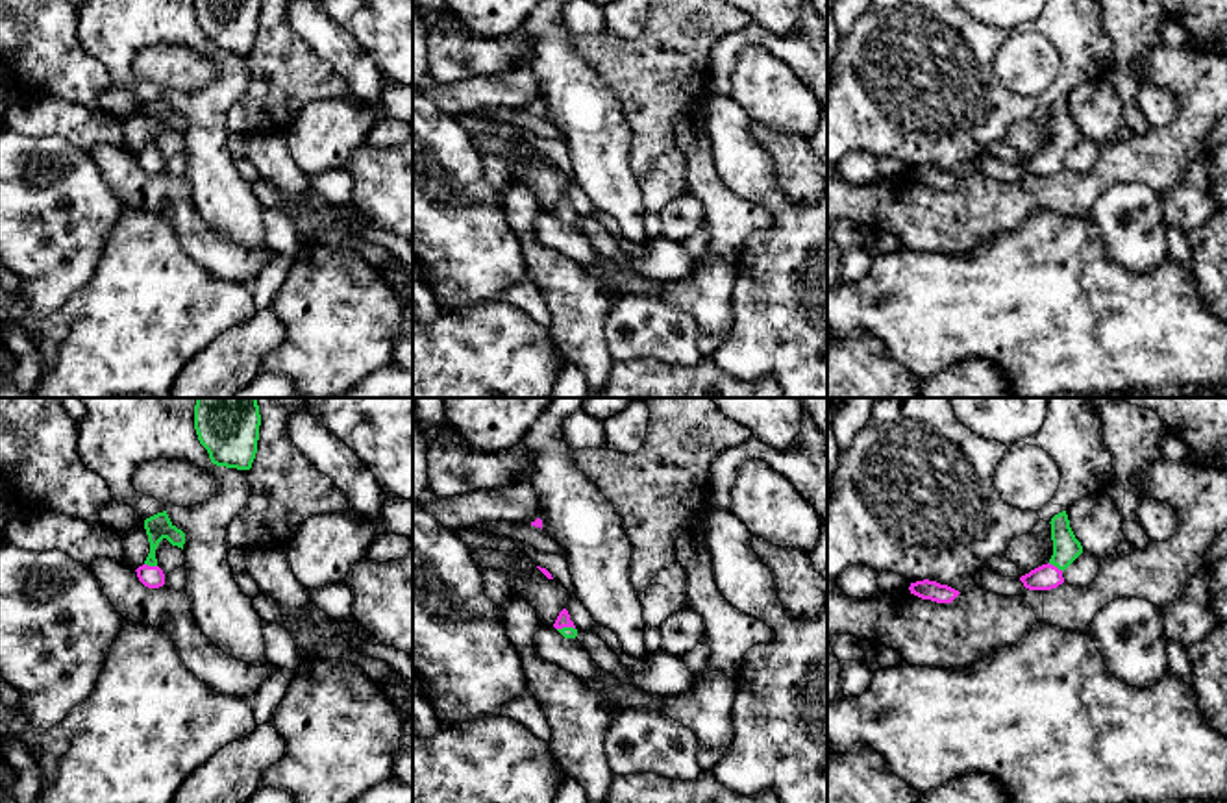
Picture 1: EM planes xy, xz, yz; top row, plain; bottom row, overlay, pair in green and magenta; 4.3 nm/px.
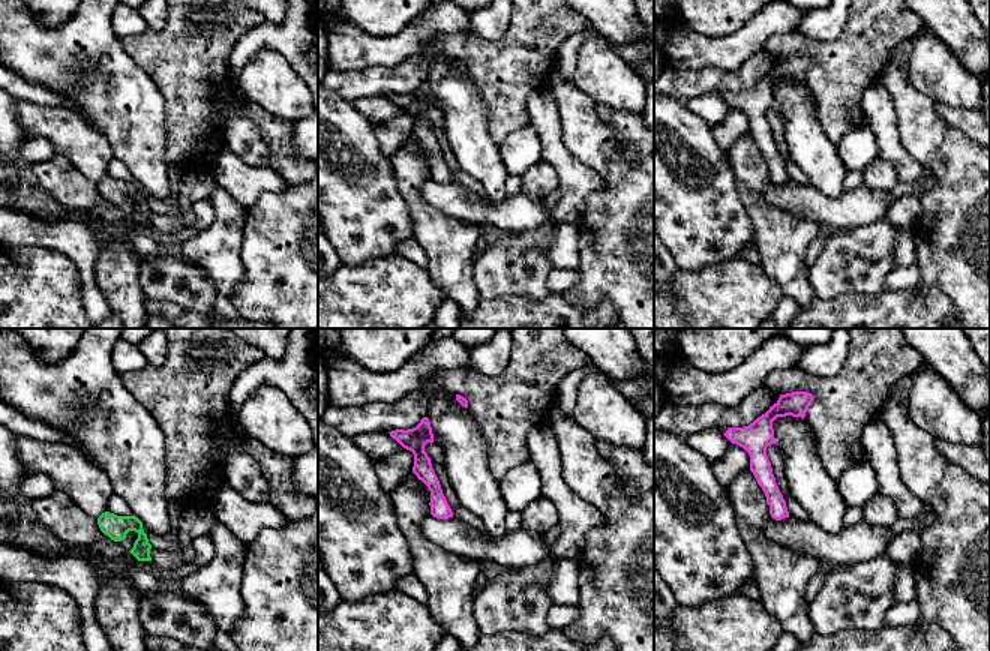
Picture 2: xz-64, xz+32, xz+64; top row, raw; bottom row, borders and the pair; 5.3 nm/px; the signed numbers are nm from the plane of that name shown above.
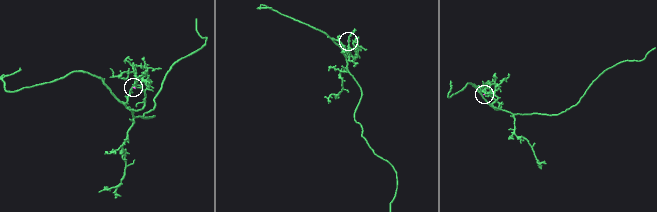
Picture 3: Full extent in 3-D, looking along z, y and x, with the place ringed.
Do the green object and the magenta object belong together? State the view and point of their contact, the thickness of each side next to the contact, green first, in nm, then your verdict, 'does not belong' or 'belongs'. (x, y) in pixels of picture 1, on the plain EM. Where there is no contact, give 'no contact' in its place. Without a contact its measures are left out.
yz (1055, 150) | 120/110 nm | belongs

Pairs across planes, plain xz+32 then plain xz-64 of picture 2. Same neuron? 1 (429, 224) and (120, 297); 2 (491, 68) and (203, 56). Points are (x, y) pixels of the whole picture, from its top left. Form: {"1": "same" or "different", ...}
{"1": "same", "2": "same"}

